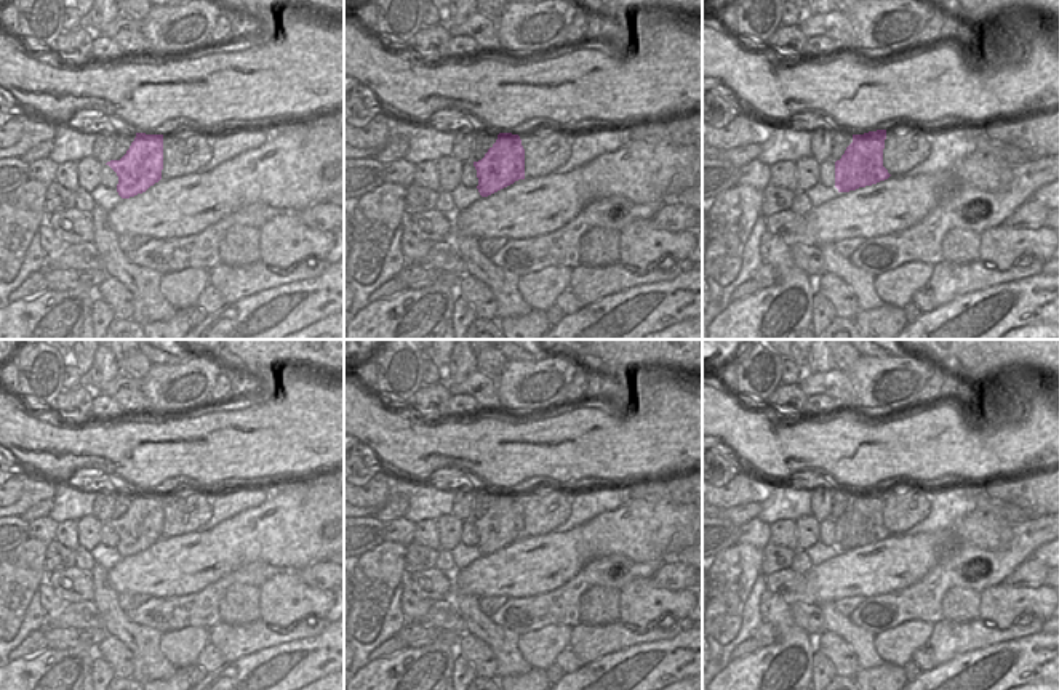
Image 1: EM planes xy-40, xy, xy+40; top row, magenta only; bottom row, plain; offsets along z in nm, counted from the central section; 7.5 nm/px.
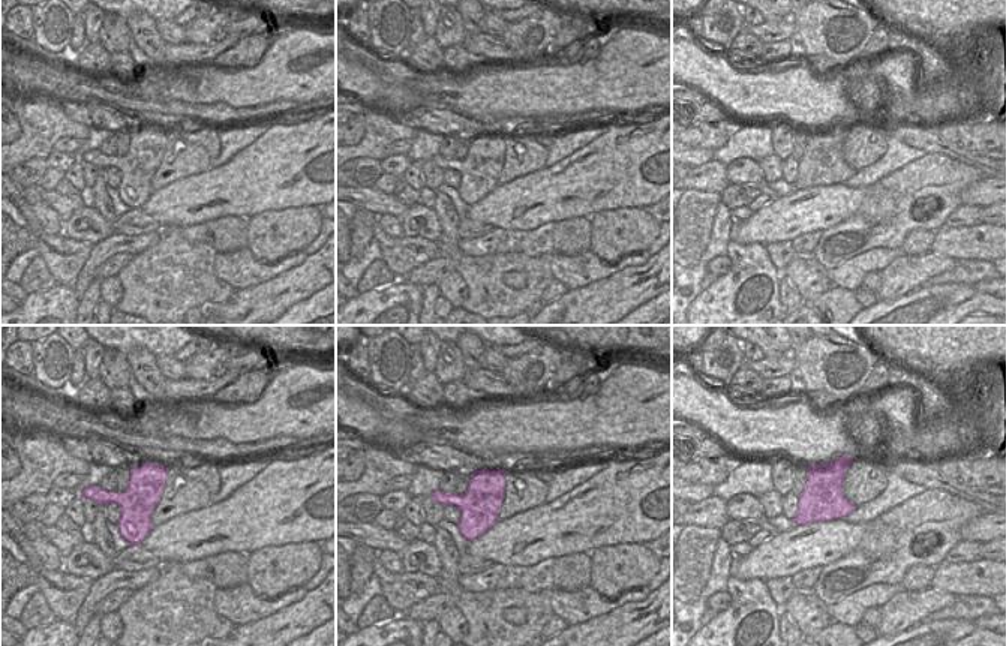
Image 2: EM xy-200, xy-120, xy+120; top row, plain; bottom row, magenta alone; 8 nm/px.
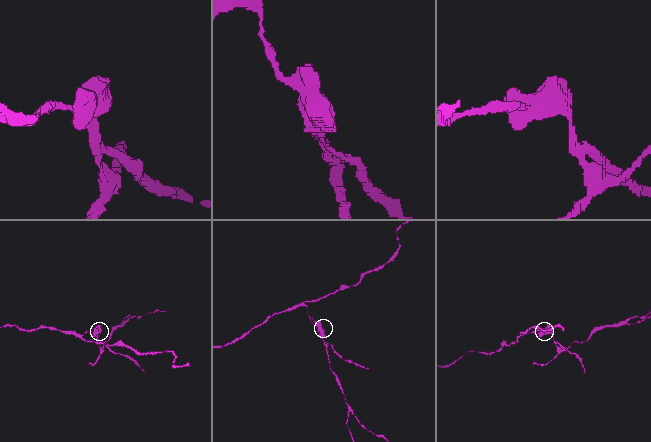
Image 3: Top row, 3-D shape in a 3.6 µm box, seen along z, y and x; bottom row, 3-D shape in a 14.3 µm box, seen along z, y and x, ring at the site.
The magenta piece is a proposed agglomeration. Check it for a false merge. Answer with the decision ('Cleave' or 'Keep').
Cleave.

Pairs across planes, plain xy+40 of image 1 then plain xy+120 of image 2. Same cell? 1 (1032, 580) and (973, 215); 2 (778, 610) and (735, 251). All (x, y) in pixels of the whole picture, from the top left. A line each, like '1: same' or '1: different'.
1: same
2: same

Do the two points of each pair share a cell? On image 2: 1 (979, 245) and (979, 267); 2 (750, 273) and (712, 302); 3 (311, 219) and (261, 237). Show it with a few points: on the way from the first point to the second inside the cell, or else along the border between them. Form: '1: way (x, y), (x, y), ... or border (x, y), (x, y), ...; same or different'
1: border (990, 260), (961, 260), (958, 263); different
2: way (741, 282), (721, 302); same
3: way (299, 225), (291, 231), (273, 236); same

